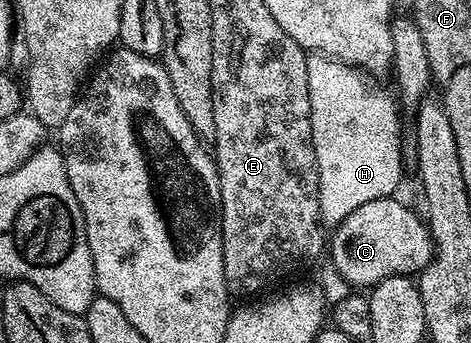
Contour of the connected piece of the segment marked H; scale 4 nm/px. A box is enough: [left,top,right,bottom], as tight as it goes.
[307,53,403,227]

